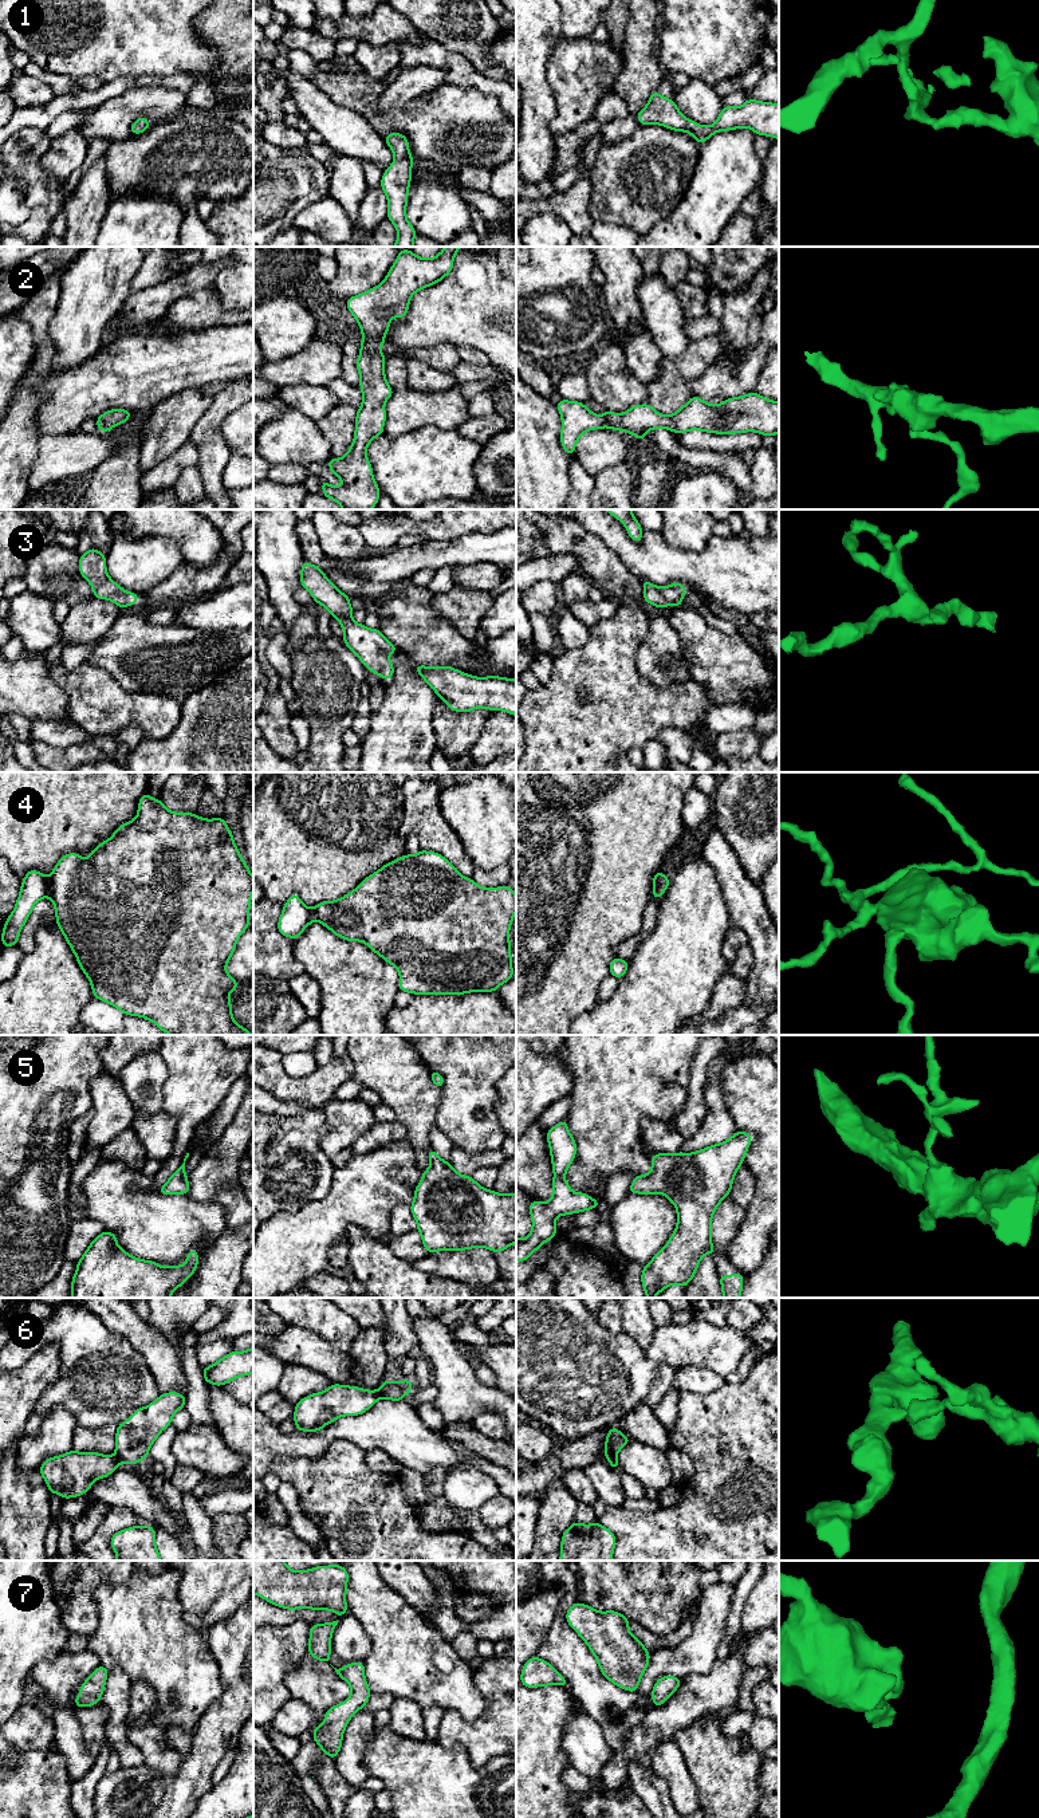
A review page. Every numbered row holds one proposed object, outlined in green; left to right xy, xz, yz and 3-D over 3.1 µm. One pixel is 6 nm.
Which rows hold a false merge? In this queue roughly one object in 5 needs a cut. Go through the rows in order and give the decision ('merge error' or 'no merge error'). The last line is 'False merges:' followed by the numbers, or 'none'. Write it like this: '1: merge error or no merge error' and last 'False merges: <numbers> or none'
1: no merge error
2: no merge error
3: no merge error
4: merge error
5: no merge error
6: merge error
7: no merge error
False merges: 4, 6

